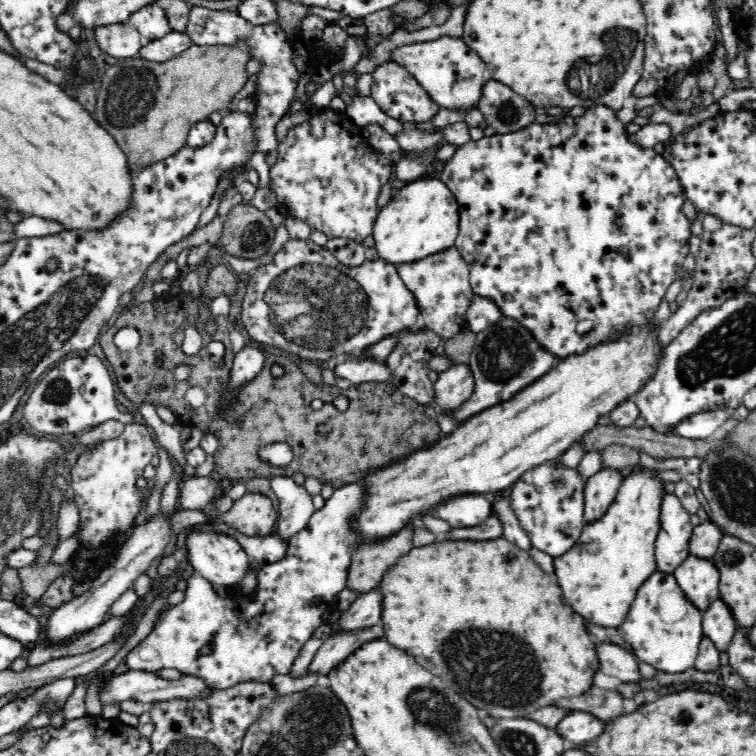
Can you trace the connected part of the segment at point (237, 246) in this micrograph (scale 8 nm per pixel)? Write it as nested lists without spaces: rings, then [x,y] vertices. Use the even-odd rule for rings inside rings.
[[[236,204],[223,220],[220,243],[232,256],[256,260],[267,252],[274,240],[275,228],[267,213],[250,204]]]

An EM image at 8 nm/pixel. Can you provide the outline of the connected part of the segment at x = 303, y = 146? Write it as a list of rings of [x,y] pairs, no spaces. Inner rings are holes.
[[[330,108],[319,110],[307,122],[302,122],[302,124],[290,128],[286,134],[282,134],[280,137],[282,137],[282,140],[277,144],[276,163],[269,166],[268,174],[271,189],[276,194],[277,210],[284,215],[295,216],[303,220],[311,230],[320,230],[322,234],[326,234],[328,239],[349,238],[350,240],[362,243],[364,238],[372,234],[372,222],[374,222],[374,216],[378,212],[378,197],[380,196],[382,186],[391,181],[392,164],[395,163],[395,160],[388,155],[379,154],[374,150],[368,139],[363,136],[362,128],[350,119],[350,115],[347,114],[346,110],[332,110]]]

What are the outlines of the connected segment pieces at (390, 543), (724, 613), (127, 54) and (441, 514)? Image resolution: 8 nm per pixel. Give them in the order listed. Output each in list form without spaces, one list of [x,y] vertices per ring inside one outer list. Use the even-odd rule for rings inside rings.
[[[412,526],[402,529],[398,535],[382,544],[366,544],[357,548],[351,555],[345,588],[358,598],[378,589],[390,564],[410,548],[413,548]]]
[[[716,600],[708,610],[702,612],[702,626],[706,637],[720,652],[727,652],[738,630],[730,610],[720,600]]]
[[[130,22],[101,26],[94,31],[101,50],[119,60],[138,57],[144,45],[139,30]]]
[[[462,495],[437,508],[434,516],[449,521],[453,529],[480,526],[494,514],[491,497]]]

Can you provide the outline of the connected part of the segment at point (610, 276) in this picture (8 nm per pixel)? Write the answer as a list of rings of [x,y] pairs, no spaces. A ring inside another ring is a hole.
[[[595,106],[586,110],[586,112],[577,118],[572,118],[570,115],[564,114],[564,119],[566,122],[564,124],[532,124],[520,132],[514,132],[512,134],[501,134],[497,133],[491,137],[483,137],[481,140],[470,140],[470,142],[459,146],[454,152],[453,156],[448,159],[440,172],[440,180],[449,188],[449,190],[454,194],[454,199],[458,202],[459,207],[459,232],[455,240],[455,245],[458,250],[462,253],[465,261],[468,265],[469,279],[471,282],[472,292],[475,295],[492,300],[498,306],[500,314],[515,319],[515,321],[524,326],[524,328],[529,330],[531,336],[538,342],[542,350],[548,352],[549,355],[554,357],[554,360],[564,360],[565,358],[570,358],[576,355],[584,354],[586,351],[590,350],[592,347],[597,347],[599,344],[609,343],[610,341],[618,341],[628,334],[634,335],[638,333],[640,328],[651,324],[653,322],[660,304],[664,302],[664,294],[668,292],[668,288],[678,280],[678,270],[682,268],[682,263],[686,256],[690,256],[690,239],[692,239],[692,222],[686,217],[682,206],[684,206],[684,192],[682,185],[678,180],[676,171],[670,167],[666,159],[662,157],[661,154],[656,153],[653,148],[643,148],[629,141],[624,134],[626,131],[625,126],[616,119],[616,115],[612,113],[612,110],[605,106]],[[582,319],[590,319],[594,321],[595,327],[587,335],[577,335],[576,333],[576,323]]]

